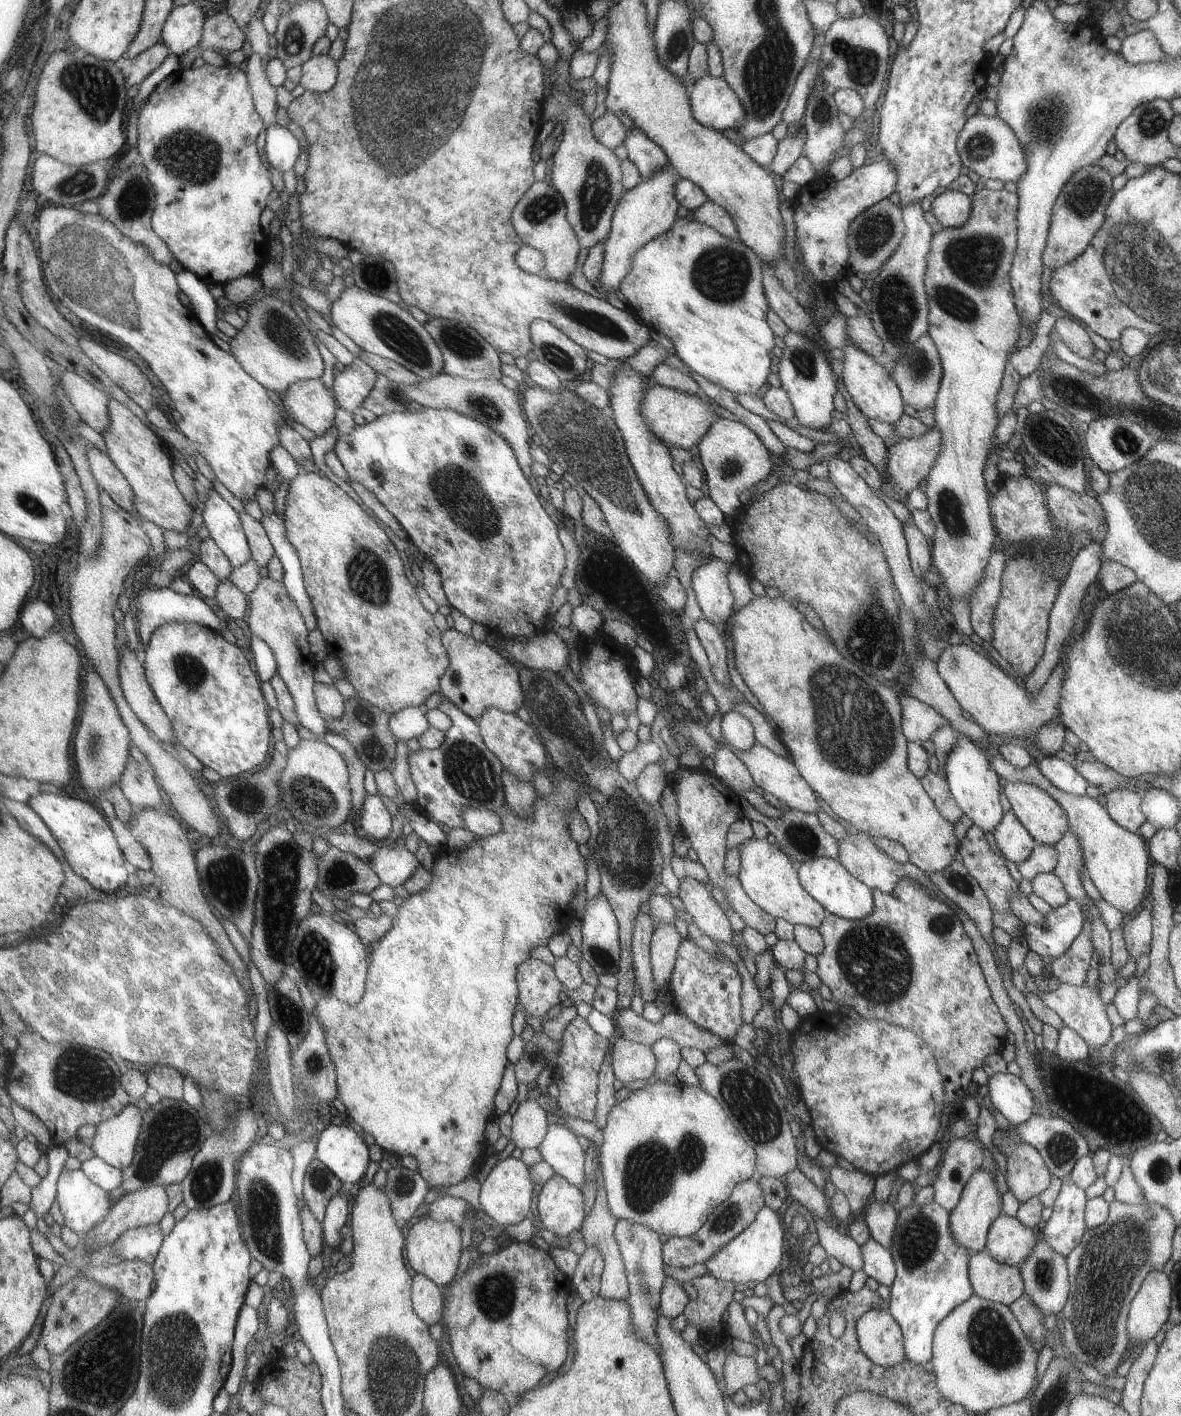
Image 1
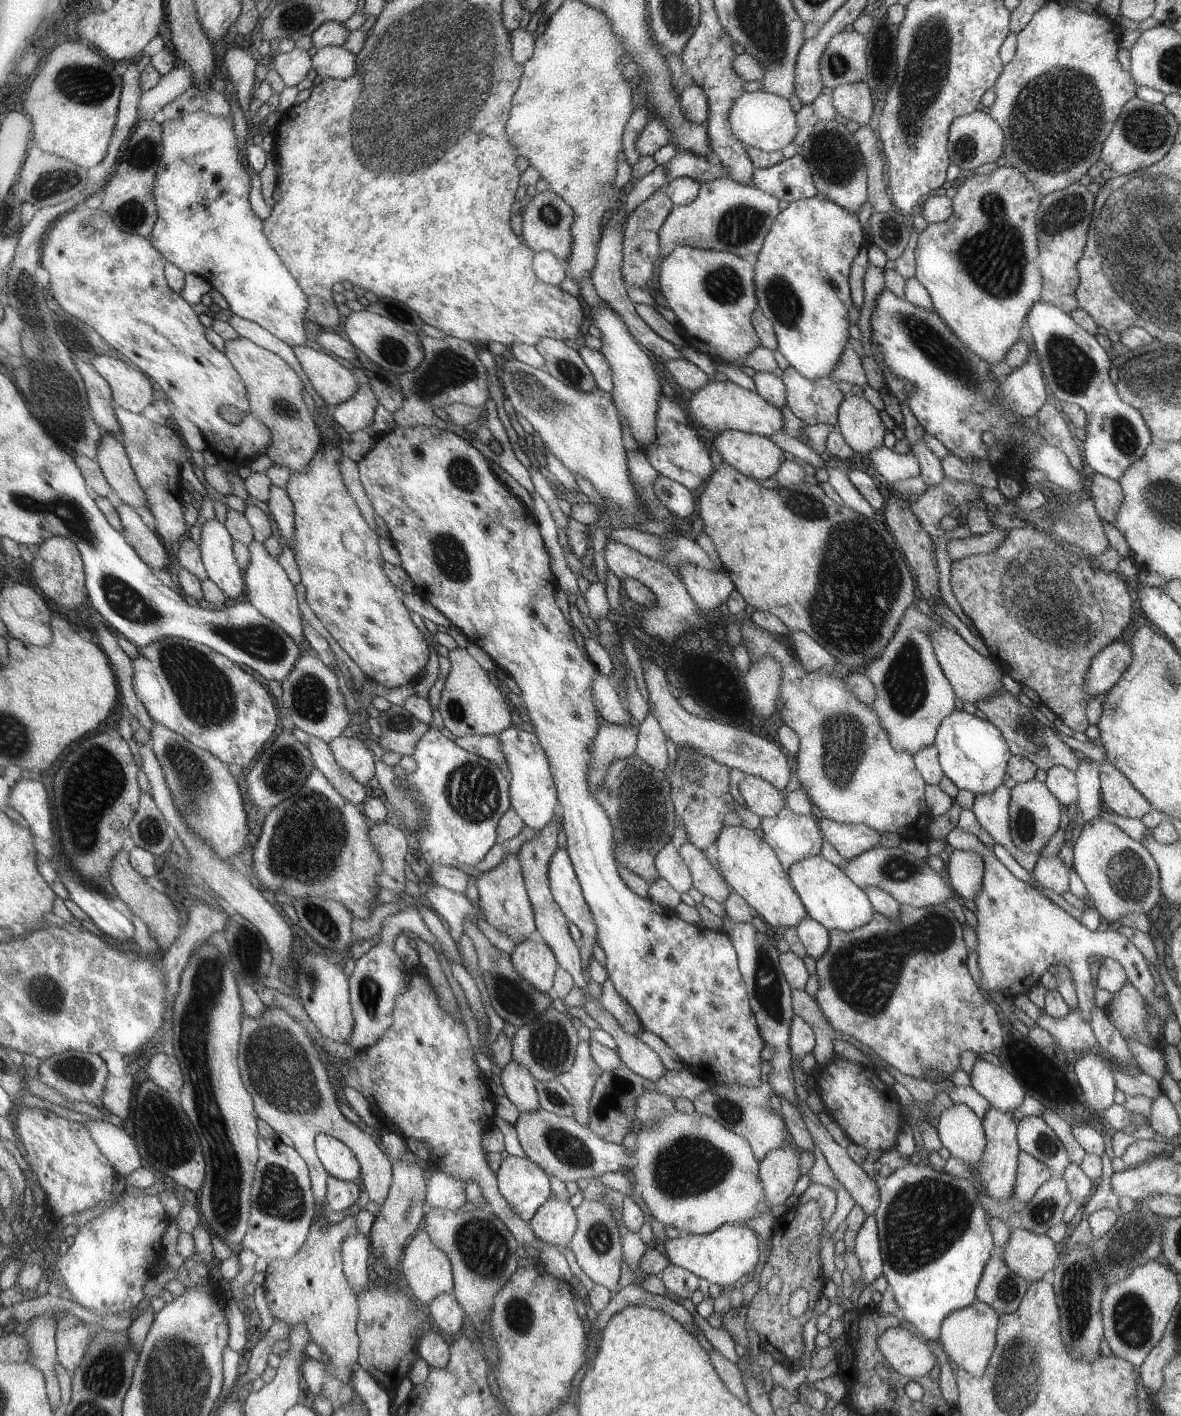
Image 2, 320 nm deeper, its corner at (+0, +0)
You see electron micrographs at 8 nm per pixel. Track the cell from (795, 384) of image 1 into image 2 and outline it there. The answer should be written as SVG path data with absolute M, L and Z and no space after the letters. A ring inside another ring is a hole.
M805 197L791 201L788 206L782 210L773 224L771 224L770 232L762 243L761 250L752 257L755 263L754 283L755 292L758 295L759 308L771 321L778 342L776 349L786 358L788 364L802 377L807 377L811 380L815 380L817 377L827 377L828 374L834 370L835 363L838 362L839 355L841 355L841 350L844 349L843 346L845 346L845 342L847 342L849 338L847 336L847 326L849 326L847 314L849 314L849 308L852 307L852 302L851 298L849 298L847 276L849 276L849 262L851 262L853 256L859 252L859 246L861 246L863 235L861 226L859 226L859 222L857 222L857 213L849 212L828 199L818 200L816 197Z

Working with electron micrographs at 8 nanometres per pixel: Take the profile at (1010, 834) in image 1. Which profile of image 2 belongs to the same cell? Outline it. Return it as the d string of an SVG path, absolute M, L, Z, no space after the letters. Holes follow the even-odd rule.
M1000 784L991 792L976 794L971 809L976 821L991 835L994 842L1001 844L1021 868L1032 872L1038 855L1021 852L1011 842L1010 830L1007 830L1007 804L1010 804L1009 790Z

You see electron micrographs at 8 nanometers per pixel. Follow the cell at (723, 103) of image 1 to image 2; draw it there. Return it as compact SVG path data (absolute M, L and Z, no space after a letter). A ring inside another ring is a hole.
M765 91L744 92L734 100L728 120L734 135L743 141L747 148L755 147L770 153L780 151L794 139L797 132L795 113L785 97Z

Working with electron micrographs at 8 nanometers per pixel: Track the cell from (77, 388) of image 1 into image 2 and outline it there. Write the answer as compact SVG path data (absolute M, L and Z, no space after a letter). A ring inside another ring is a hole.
M108 431L103 432L105 434L102 435L97 459L117 494L116 499L137 509L140 514L146 514L150 519L148 498L133 470L123 438Z

